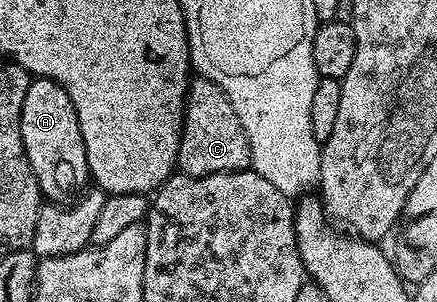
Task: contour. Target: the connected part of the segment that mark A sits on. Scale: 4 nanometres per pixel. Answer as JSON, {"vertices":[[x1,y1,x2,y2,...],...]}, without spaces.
{"vertices":[[34,77,30,81,27,96,23,96,21,131,23,148,42,195,53,204,76,199,86,189,91,175,87,152,83,148,83,132,79,132,79,116,75,116,75,104,71,104,71,96,67,96,60,84,51,78]]}

